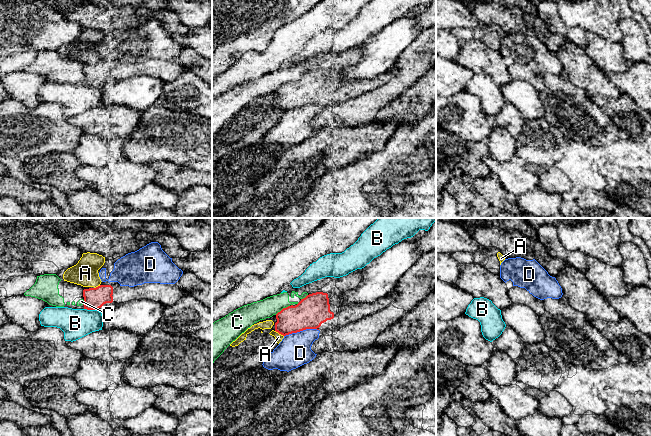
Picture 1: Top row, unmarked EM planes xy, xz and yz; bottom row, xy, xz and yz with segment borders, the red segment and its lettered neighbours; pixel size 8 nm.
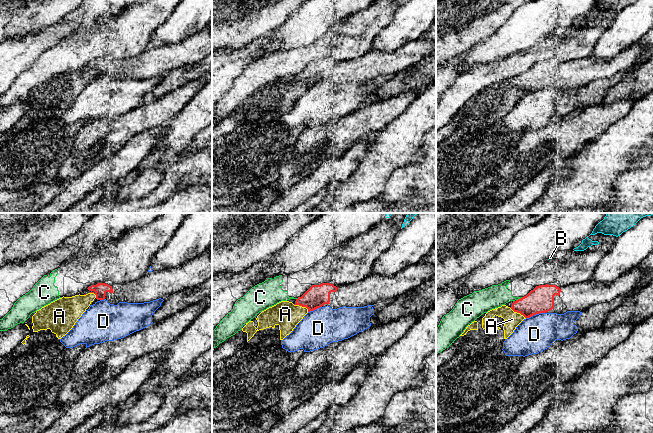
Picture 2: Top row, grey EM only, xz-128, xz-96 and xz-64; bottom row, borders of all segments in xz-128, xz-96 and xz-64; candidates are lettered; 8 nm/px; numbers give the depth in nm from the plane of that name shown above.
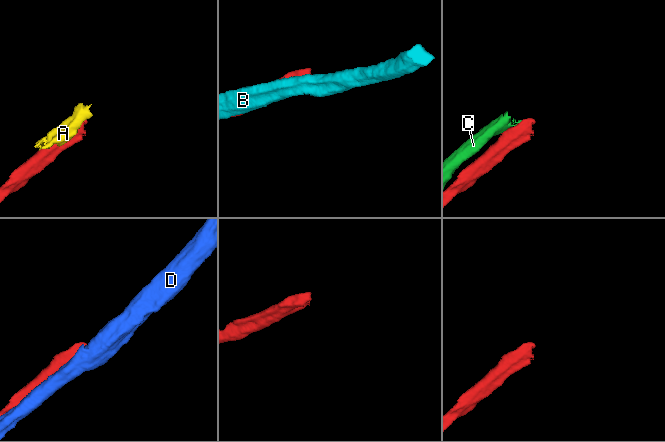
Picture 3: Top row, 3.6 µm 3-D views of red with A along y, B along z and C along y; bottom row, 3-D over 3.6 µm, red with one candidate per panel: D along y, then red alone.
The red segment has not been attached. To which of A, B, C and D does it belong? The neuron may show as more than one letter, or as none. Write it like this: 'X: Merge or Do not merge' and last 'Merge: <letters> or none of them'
A: Do not merge
B: Do not merge
C: Do not merge
D: Do not merge
Merge: none of them

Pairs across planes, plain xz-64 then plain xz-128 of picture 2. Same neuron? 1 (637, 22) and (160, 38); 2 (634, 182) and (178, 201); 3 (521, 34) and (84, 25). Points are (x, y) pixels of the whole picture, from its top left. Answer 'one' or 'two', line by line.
1: one
2: two
3: one

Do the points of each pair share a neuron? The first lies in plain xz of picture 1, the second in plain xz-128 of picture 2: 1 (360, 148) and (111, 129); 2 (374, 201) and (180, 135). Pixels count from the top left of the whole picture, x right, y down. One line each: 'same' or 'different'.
1: same
2: same

